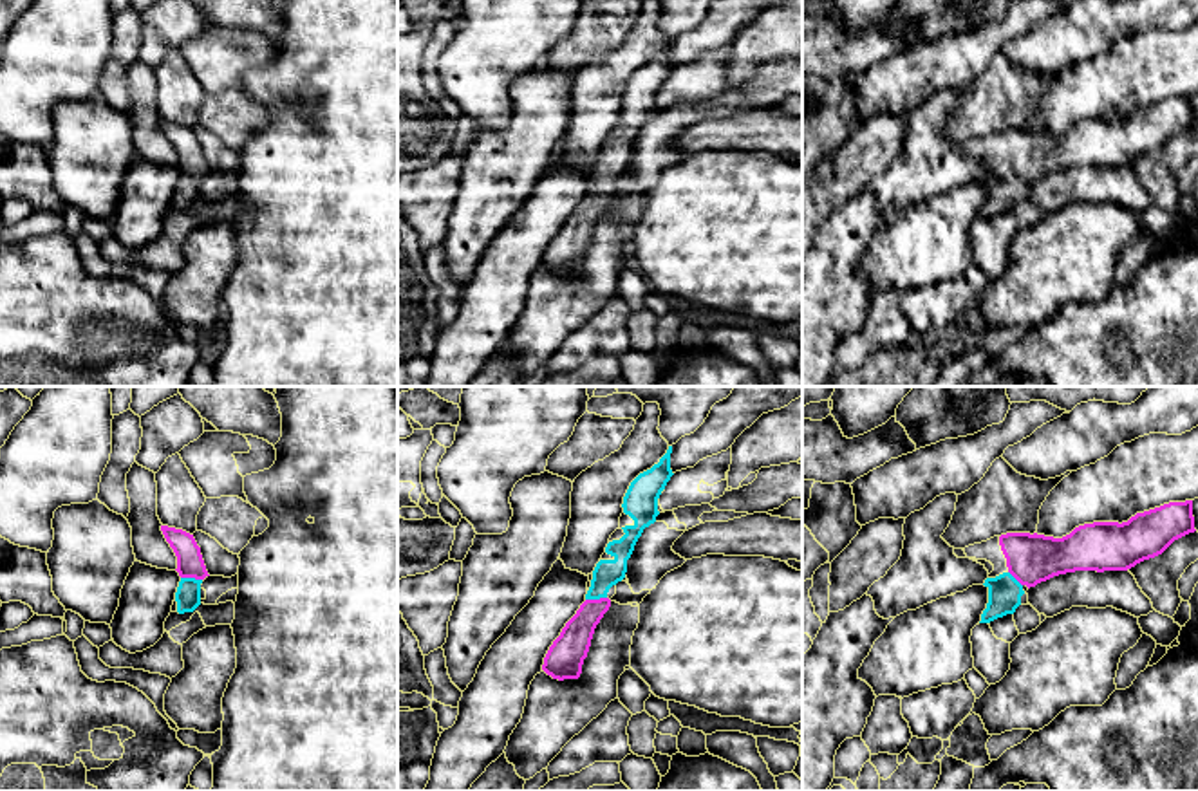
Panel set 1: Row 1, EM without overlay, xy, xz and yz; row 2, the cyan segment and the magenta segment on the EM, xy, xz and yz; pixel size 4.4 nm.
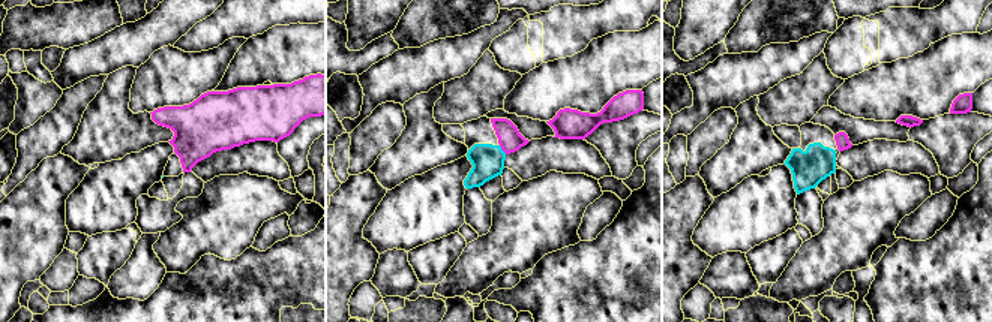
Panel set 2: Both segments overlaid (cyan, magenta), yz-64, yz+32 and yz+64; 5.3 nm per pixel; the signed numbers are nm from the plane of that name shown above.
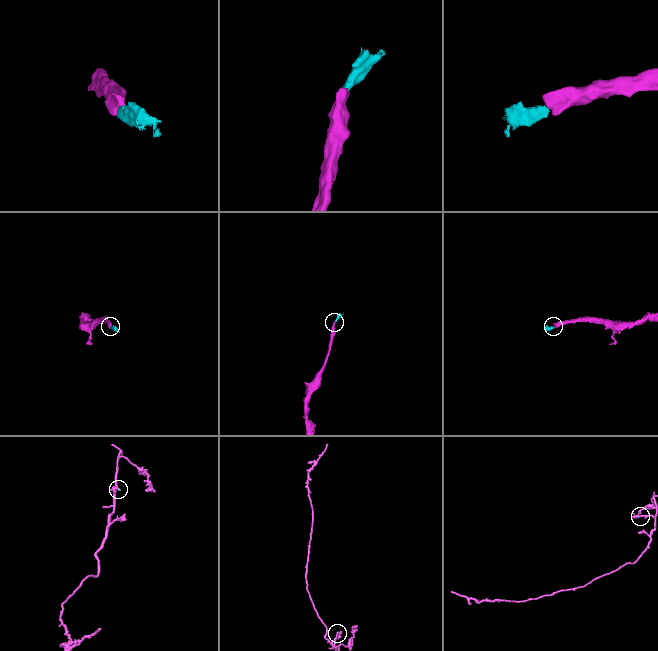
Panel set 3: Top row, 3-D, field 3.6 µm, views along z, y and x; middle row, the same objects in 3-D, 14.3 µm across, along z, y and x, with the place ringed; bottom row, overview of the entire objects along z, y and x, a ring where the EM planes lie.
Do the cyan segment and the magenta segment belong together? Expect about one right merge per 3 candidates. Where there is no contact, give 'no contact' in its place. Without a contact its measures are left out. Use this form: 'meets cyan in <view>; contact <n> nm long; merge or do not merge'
meets cyan in xy; contact 100 nm long; merge

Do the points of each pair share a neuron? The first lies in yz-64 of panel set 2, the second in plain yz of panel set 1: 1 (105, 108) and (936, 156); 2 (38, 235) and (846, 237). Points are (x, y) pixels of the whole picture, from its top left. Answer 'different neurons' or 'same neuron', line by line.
1: same neuron
2: same neuron

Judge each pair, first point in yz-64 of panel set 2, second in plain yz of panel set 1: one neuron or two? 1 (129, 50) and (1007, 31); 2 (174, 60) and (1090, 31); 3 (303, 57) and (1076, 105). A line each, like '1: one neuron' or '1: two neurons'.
1: one neuron
2: two neurons
3: one neuron

